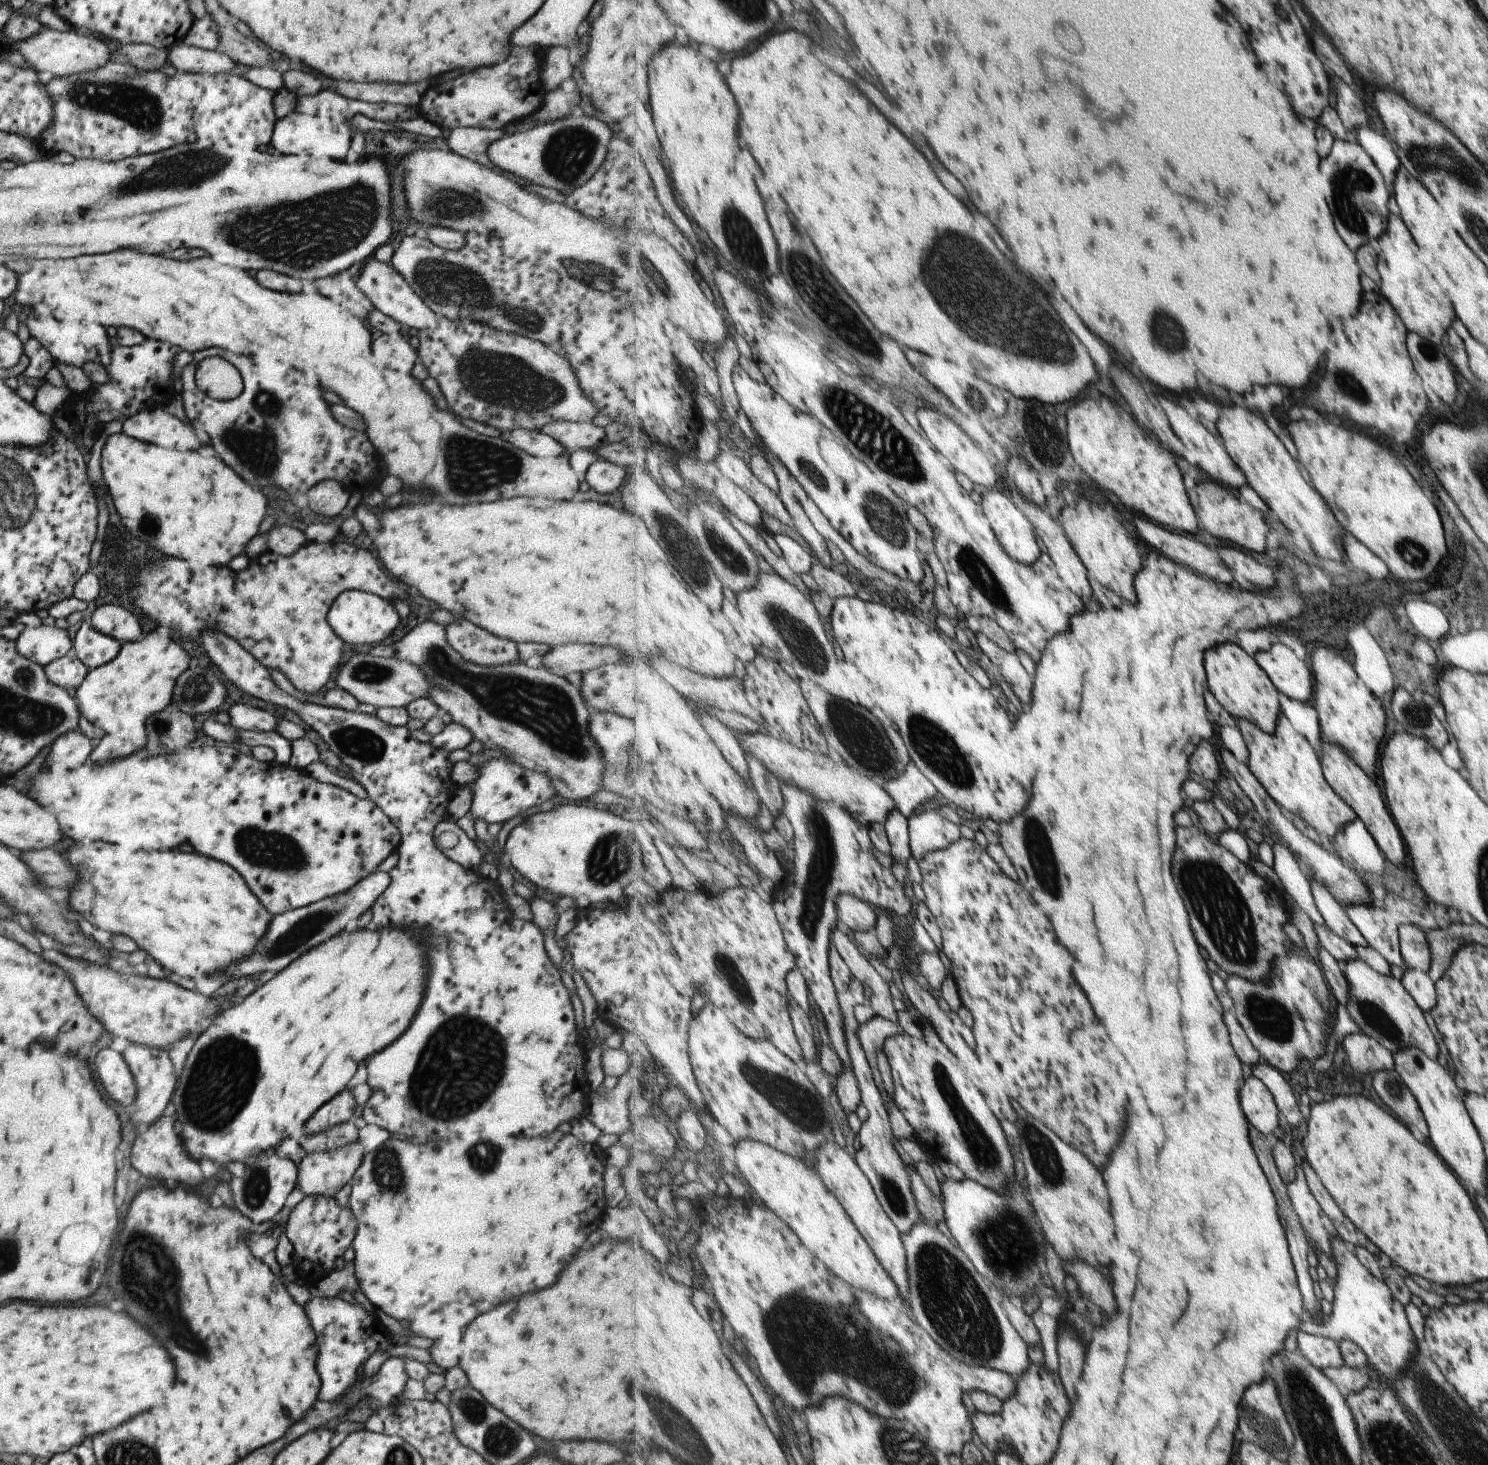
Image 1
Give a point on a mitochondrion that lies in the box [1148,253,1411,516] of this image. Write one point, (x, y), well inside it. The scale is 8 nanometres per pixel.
(1169, 335)

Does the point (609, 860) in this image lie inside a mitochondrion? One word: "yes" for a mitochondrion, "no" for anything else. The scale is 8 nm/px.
yes

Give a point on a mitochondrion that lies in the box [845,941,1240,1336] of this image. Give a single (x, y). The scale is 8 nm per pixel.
(1000, 1237)

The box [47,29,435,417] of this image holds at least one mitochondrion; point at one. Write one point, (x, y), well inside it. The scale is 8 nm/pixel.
(358, 207)

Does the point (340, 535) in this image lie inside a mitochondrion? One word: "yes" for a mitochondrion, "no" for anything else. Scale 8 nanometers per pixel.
no

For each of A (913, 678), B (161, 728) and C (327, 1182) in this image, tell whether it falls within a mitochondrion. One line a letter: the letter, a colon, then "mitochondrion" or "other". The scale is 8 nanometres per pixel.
A: other
B: mitochondrion
C: other

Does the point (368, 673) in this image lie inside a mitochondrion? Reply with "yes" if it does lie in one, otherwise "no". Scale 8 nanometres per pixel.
yes

